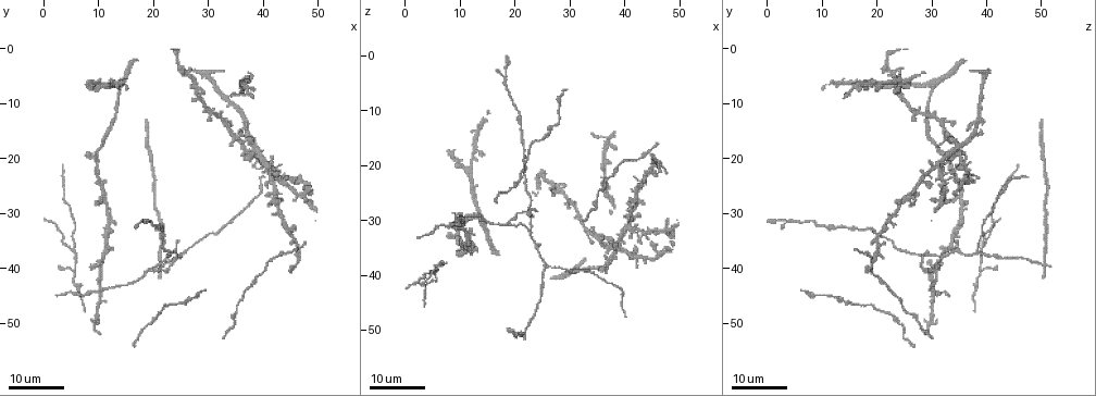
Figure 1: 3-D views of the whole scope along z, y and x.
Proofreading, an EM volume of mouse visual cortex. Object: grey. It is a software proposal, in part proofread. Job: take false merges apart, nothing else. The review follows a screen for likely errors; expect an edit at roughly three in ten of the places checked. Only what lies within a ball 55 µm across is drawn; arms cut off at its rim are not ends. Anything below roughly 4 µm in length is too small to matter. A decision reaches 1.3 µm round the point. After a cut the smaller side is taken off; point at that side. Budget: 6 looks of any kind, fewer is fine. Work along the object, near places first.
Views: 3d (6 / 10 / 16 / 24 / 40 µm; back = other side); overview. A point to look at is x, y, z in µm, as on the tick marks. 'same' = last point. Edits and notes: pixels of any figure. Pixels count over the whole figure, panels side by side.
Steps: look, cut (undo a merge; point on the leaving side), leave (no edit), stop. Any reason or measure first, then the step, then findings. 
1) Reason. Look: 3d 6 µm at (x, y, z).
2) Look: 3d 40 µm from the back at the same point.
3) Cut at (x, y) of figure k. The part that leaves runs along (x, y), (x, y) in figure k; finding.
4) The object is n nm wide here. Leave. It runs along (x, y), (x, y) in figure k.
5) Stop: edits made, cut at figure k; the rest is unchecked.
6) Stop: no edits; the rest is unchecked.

Look: 3d 16 µm at (19.0, 40.5, 31.0).

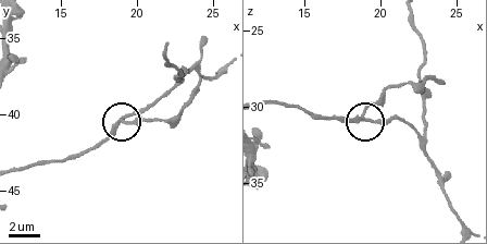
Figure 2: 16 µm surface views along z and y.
Zoom in. Look: 3d 10 µm at (18.8, 40.6, 30.8).

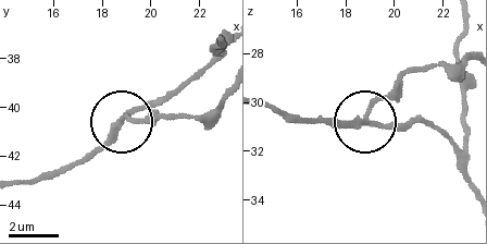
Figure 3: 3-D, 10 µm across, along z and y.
The object is 190 nm wide here. Cut at (398, 93) of figure 3. The part that leaves runs along (367, 111), (409, 72), (467, 57) in figure 3; a second neuron is stuck on.

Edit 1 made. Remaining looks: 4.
Redraw. Look: overview.

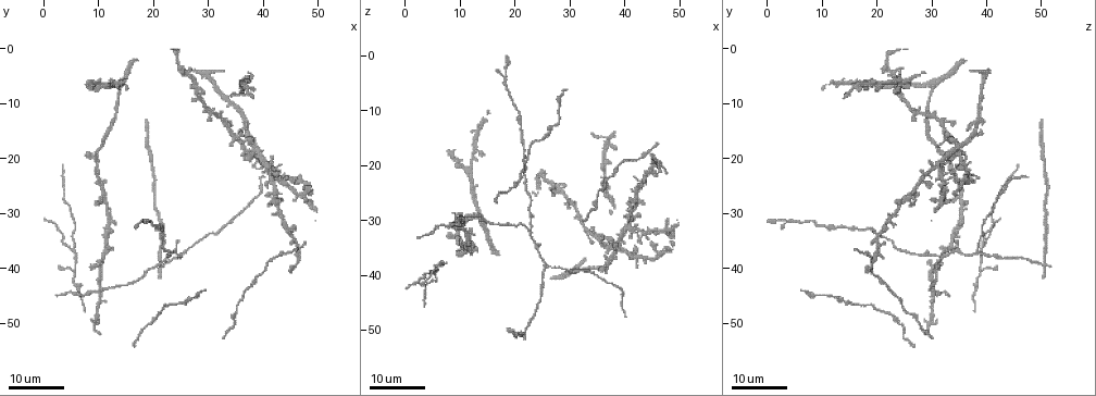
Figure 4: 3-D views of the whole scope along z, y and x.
Branch point. Look: 3d 24 µm at (22.5, 38.0, 31.5).

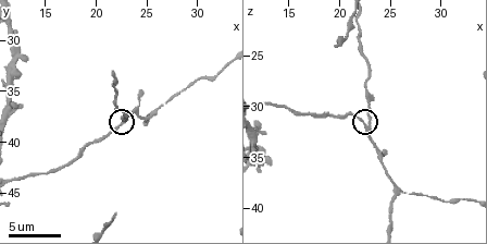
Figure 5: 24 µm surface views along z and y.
Look: 3d 6 µm at the same point.

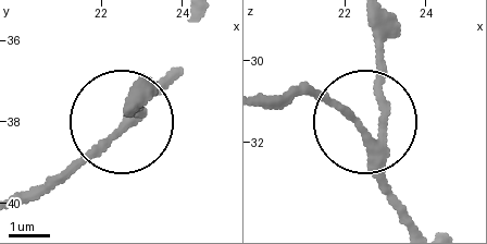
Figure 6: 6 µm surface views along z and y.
Leave. It runs along (173, 81), (124, 119), (138, 112) in figure 6; all the same neuron.

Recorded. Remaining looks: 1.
Stop: edits made, cut at figure 3; the rest is unchecked.

